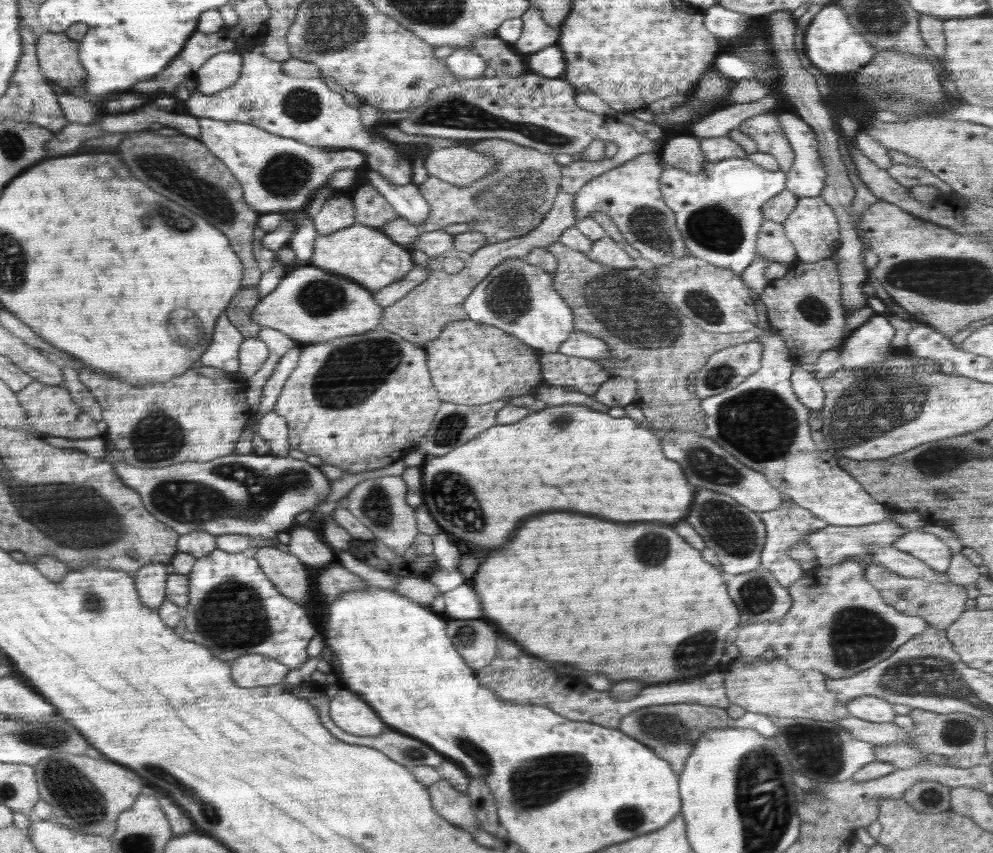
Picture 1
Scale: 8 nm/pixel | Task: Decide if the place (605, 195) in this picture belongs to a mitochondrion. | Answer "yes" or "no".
no

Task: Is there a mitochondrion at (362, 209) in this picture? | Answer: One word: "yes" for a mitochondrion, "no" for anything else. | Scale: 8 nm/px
no

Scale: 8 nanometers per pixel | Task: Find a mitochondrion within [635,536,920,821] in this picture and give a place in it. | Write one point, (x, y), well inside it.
(858, 634)

